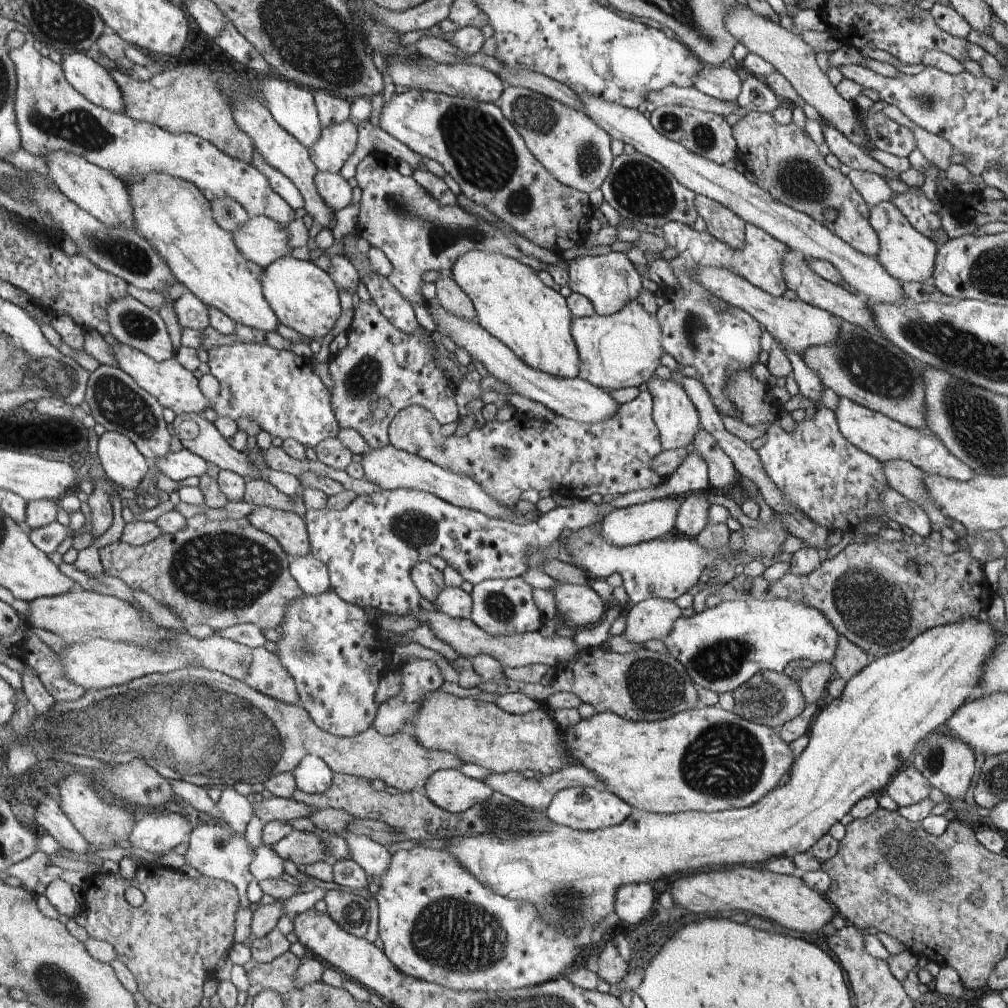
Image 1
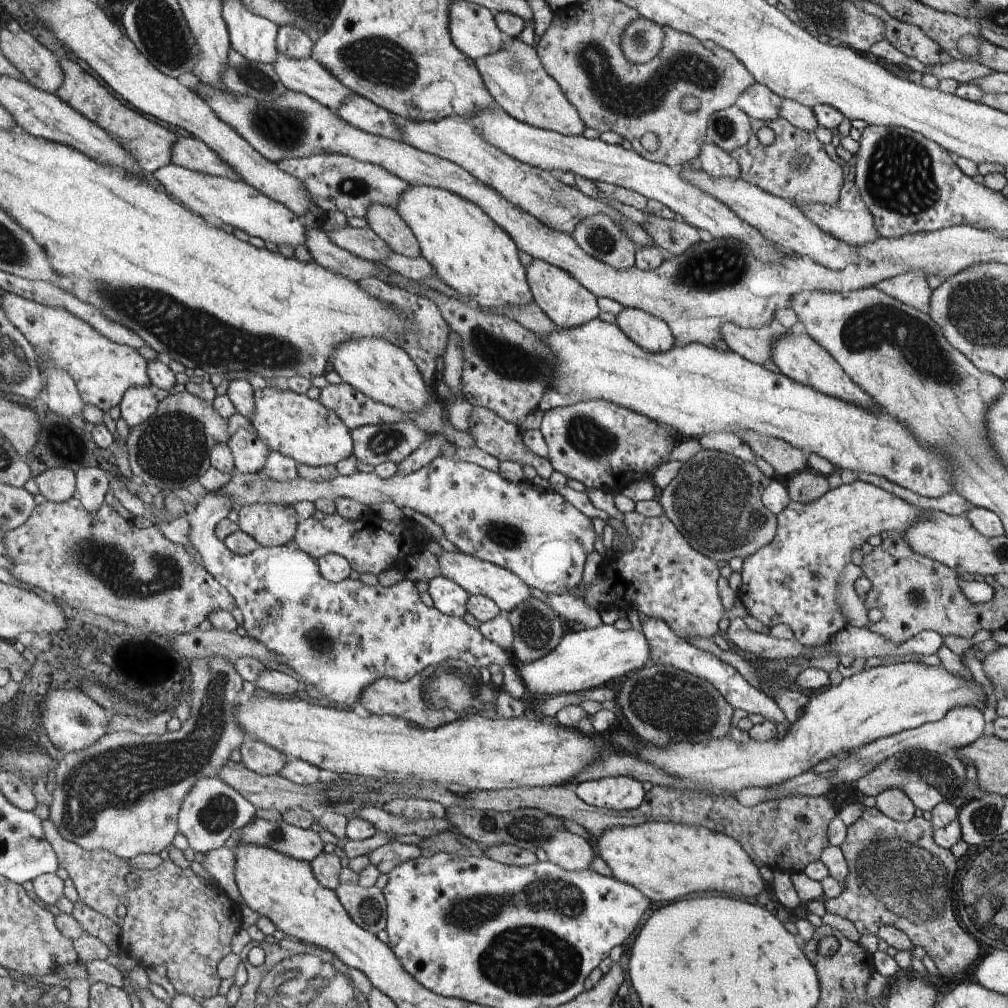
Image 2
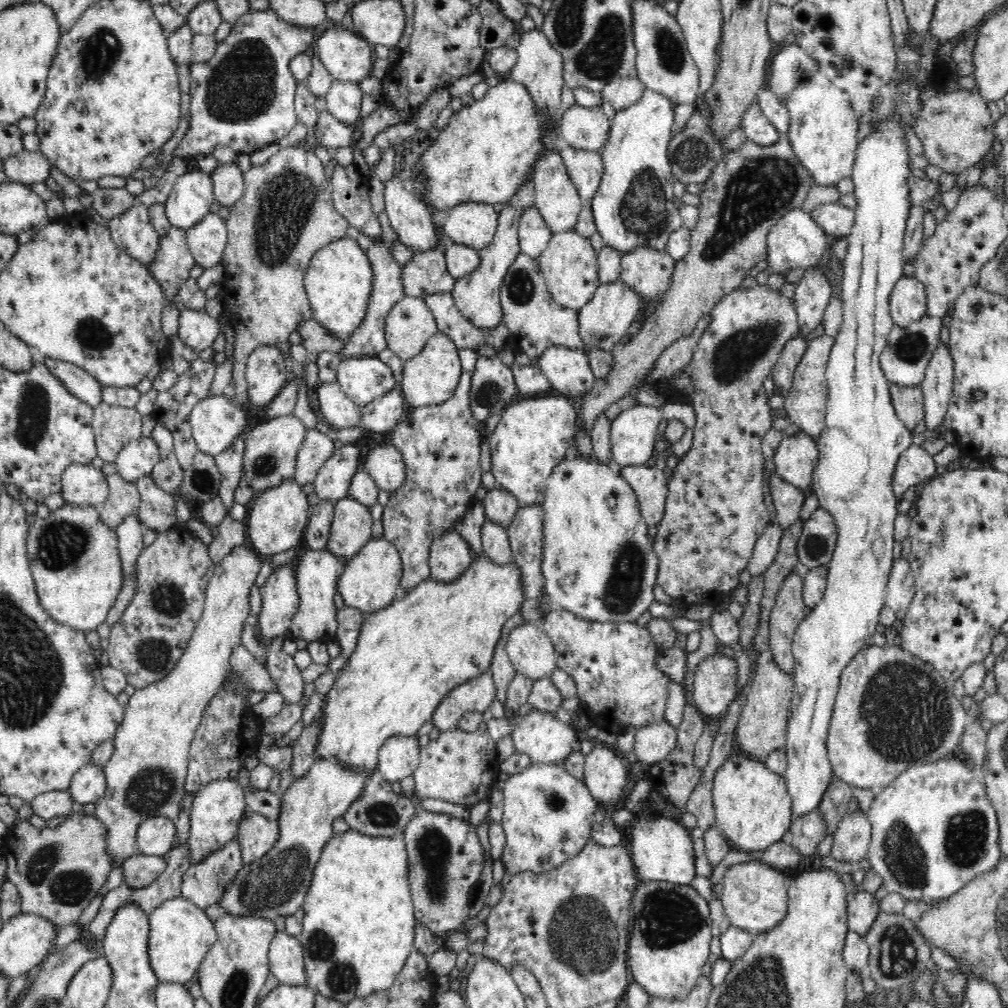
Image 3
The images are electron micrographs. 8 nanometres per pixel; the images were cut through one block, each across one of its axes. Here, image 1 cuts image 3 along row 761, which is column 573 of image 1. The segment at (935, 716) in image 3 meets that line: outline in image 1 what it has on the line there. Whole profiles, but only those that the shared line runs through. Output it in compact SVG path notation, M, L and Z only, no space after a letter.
M978 618L964 619L958 623L941 625L926 630L923 634L916 636L908 646L903 650L886 654L878 659L872 659L859 674L856 674L845 685L844 691L840 699L830 702L820 714L818 718L814 718L810 731L810 742L806 749L795 759L793 768L790 772L790 779L784 787L775 789L768 796L763 797L756 805L744 809L729 809L718 813L704 813L701 811L687 811L673 814L659 814L644 811L641 809L633 810L630 817L622 822L621 825L610 827L608 829L599 829L596 831L580 831L572 827L563 825L554 825L547 831L529 831L528 833L519 834L516 837L508 839L499 839L495 835L472 835L470 837L454 837L452 840L446 840L448 848L444 849L457 862L464 866L475 878L482 878L480 882L490 887L494 893L507 897L508 899L527 901L538 912L538 915L554 929L564 930L568 935L578 935L588 924L592 924L595 928L610 913L615 910L615 901L617 900L618 890L625 885L650 883L660 880L660 878L672 878L676 874L688 874L688 872L698 872L702 868L711 869L711 866L730 866L730 864L760 864L775 857L787 857L793 859L796 854L806 853L820 839L829 833L830 828L837 823L841 823L842 818L848 815L852 808L862 798L867 798L872 794L876 794L878 790L882 790L888 782L891 775L895 775L898 771L906 768L910 764L911 758L914 756L916 749L921 742L924 742L939 727L942 727L948 719L954 715L954 712L967 702L967 699L977 695L978 686L983 678L984 666L987 657L993 656L997 647L1001 644L1003 634L996 632L989 622L981 622Z

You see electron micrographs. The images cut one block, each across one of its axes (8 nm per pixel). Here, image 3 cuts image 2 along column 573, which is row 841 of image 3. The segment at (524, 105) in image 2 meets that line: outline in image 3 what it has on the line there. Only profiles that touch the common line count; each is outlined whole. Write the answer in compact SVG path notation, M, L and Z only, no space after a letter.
M244 545L234 548L234 551L231 554L226 555L219 563L218 567L215 567L213 572L213 577L210 578L206 592L205 592L205 606L202 613L202 618L197 622L192 636L189 638L186 648L183 650L182 656L178 659L178 662L174 665L174 668L162 678L162 680L153 682L148 686L136 689L132 696L129 696L129 701L123 710L123 719L120 723L120 726L115 730L115 735L113 736L114 740L114 754L110 758L110 762L103 766L103 774L106 777L106 792L96 802L96 818L104 824L106 827L106 850L112 858L112 866L120 866L127 858L130 858L137 854L138 848L136 844L136 836L140 824L144 820L150 817L167 817L168 819L174 819L176 815L179 814L179 803L182 802L182 799L186 795L184 791L184 786L186 786L186 776L188 772L188 760L190 746L195 737L196 729L201 723L202 711L206 708L206 705L210 702L210 699L213 697L213 694L217 692L218 687L222 684L223 674L226 674L227 666L229 665L229 658L232 654L232 649L241 644L240 637L242 636L242 628L244 626L246 618L250 615L250 588L255 583L256 576L264 560L258 558L258 555L254 553L254 550L246 548Z

